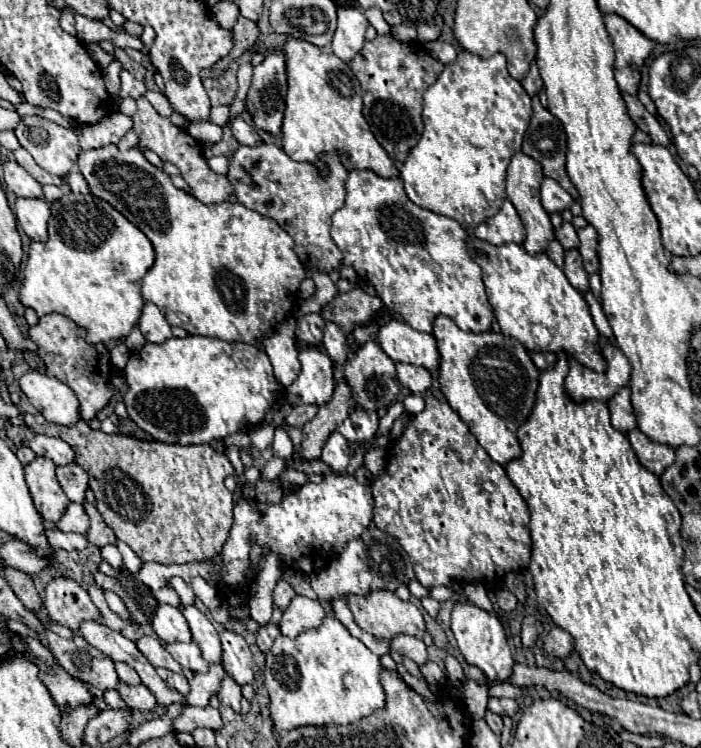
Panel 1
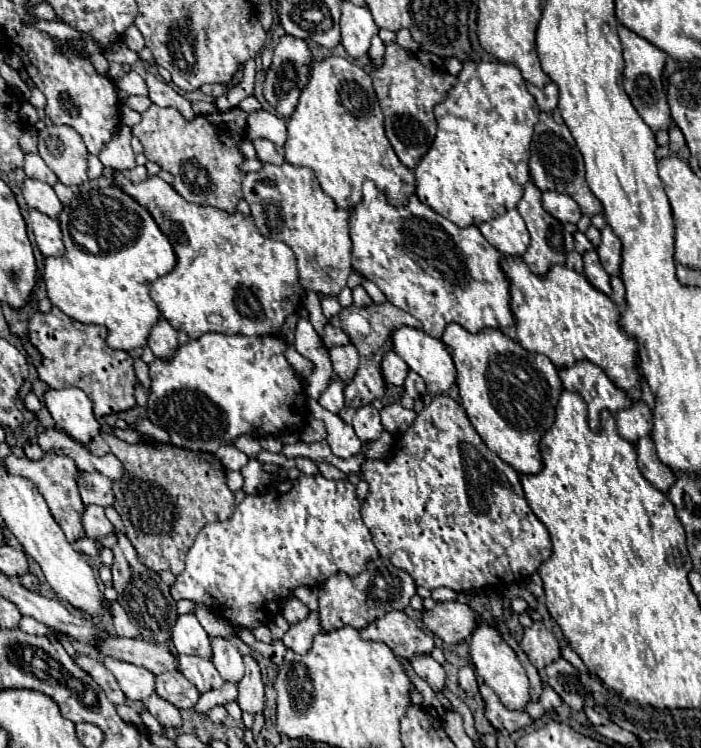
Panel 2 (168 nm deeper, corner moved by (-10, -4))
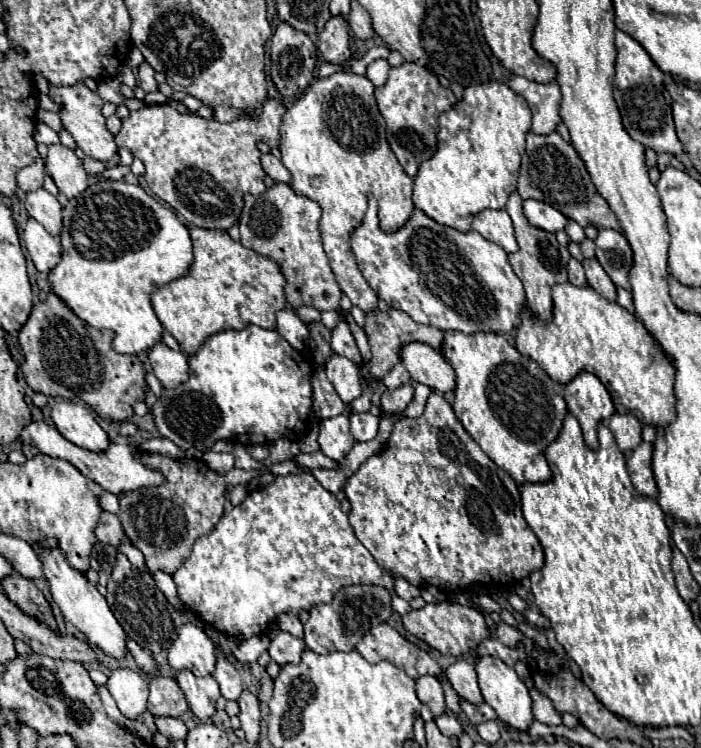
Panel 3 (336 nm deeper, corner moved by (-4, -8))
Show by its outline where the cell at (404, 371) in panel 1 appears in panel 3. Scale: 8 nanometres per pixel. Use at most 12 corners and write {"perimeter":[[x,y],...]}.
{"perimeter":[[412,385],[382,395],[384,413],[402,413],[414,397]]}

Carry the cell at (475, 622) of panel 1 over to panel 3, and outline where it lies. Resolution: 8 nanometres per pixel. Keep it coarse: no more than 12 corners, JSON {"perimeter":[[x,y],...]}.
{"perimeter":[[496,657],[478,659],[484,701],[504,725],[526,731],[526,683]]}

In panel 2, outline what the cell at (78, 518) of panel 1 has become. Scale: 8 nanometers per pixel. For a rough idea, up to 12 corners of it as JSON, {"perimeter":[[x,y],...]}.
{"perimeter":[[86,505],[82,527],[88,539],[114,533],[104,509]]}

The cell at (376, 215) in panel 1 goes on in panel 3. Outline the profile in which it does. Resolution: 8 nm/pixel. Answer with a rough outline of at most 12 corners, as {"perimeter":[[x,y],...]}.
{"perimeter":[[370,197],[352,233],[390,307],[442,331],[510,333],[524,285],[500,245]]}

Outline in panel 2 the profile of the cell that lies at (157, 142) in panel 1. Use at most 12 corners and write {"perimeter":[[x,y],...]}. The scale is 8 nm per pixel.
{"perimeter":[[152,105],[132,135],[186,201],[230,213],[246,113]]}

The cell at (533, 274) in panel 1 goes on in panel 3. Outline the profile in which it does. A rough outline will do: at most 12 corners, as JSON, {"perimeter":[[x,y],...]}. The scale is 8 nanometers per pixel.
{"perimeter":[[554,285],[516,349],[566,385],[594,373],[616,413],[666,429],[674,363],[592,287]]}

